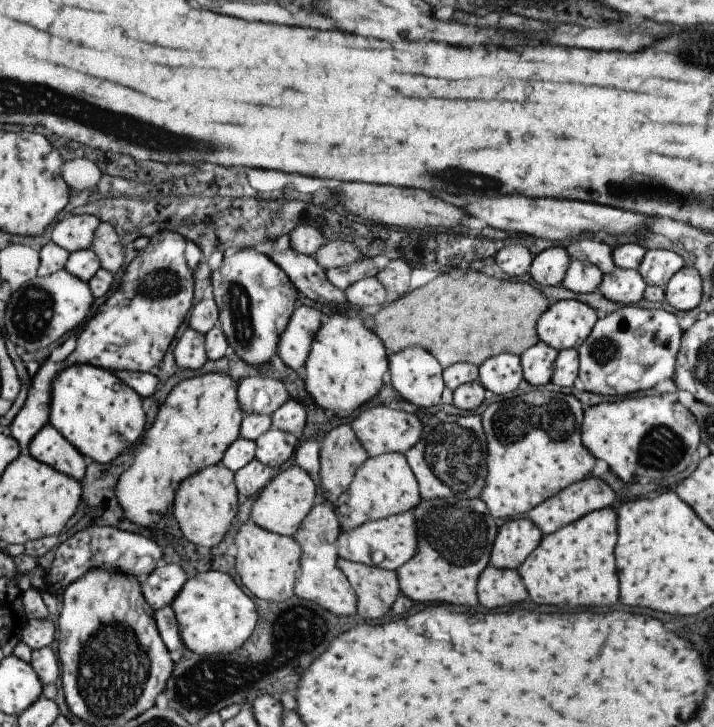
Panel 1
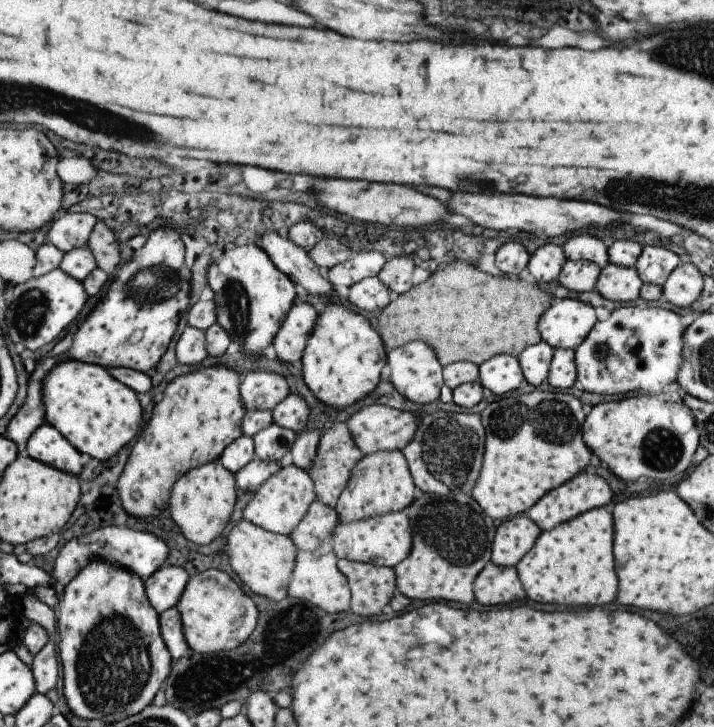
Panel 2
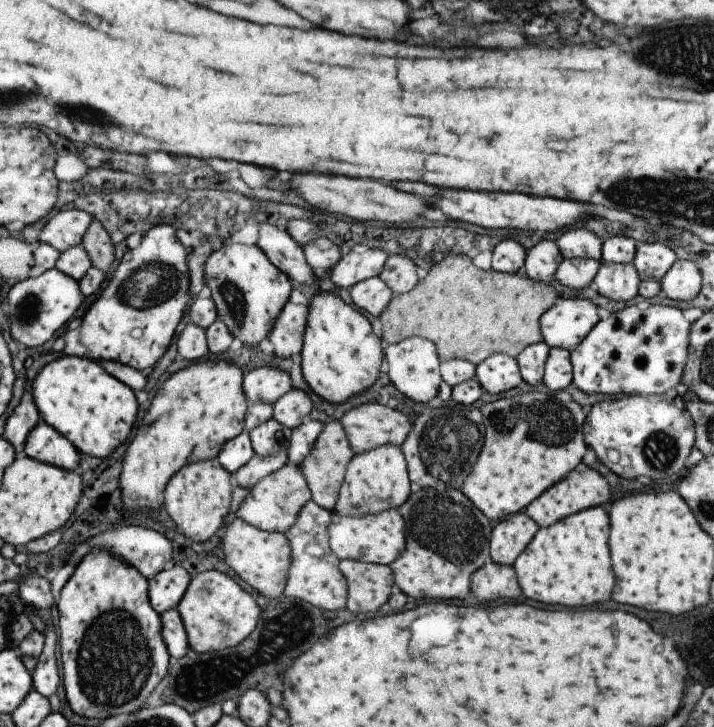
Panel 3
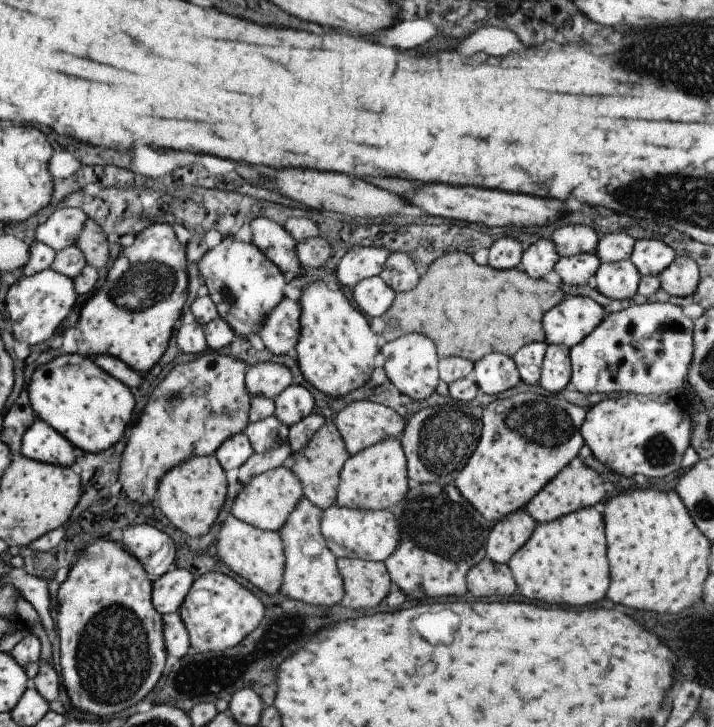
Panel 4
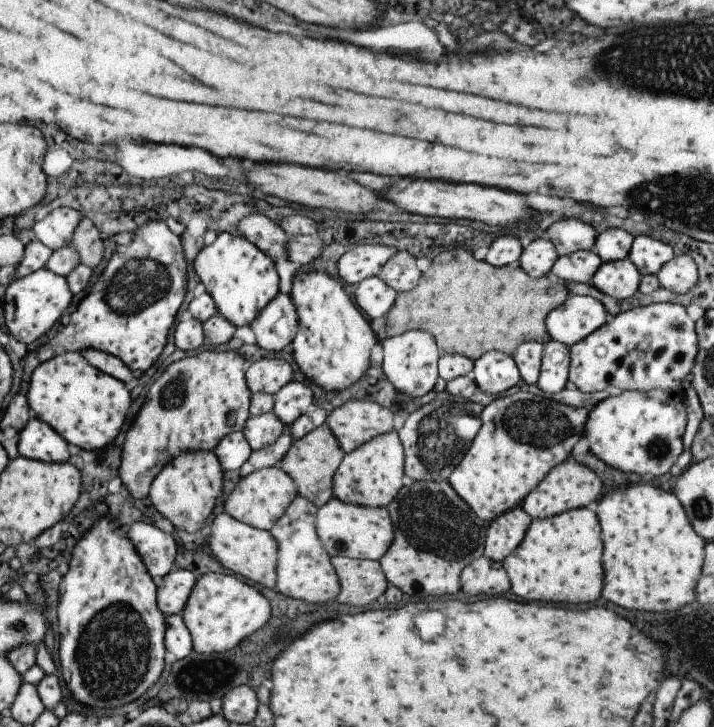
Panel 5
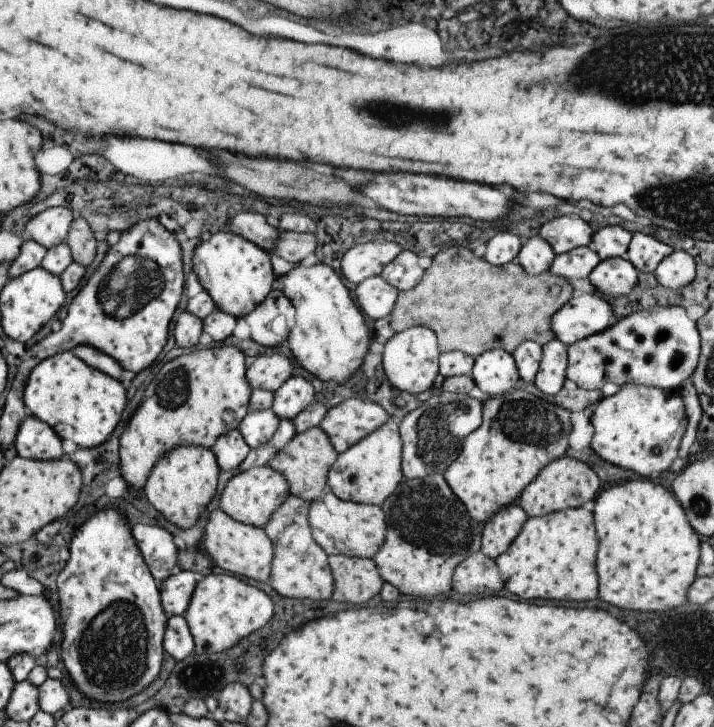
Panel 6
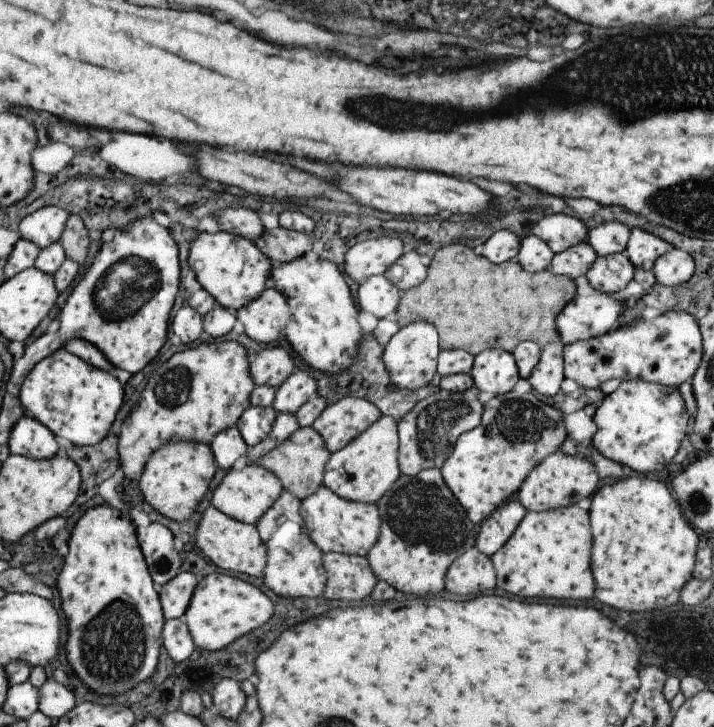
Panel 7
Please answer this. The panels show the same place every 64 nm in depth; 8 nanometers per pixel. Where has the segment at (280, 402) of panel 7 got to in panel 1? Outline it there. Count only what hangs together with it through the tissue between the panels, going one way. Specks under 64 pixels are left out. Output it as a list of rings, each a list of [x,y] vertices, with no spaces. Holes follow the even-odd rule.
[[[287,399],[270,415],[271,429],[292,434],[299,440],[305,428],[306,412],[303,405],[295,399]]]

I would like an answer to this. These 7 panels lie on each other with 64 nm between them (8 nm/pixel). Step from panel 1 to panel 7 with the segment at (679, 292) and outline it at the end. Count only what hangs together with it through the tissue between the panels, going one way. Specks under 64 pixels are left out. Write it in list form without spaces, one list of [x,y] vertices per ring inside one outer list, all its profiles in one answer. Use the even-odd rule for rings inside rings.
[[[673,248],[655,259],[651,272],[657,283],[671,288],[687,282],[695,272],[694,266],[687,252]]]

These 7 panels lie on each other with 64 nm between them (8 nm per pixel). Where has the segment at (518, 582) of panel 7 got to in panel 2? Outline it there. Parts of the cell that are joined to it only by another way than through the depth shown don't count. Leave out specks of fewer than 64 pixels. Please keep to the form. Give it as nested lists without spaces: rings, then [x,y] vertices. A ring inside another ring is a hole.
[[[609,507],[585,511],[548,531],[540,531],[529,552],[514,566],[517,578],[533,602],[559,606],[605,606],[615,600],[617,578],[611,554],[613,521]]]

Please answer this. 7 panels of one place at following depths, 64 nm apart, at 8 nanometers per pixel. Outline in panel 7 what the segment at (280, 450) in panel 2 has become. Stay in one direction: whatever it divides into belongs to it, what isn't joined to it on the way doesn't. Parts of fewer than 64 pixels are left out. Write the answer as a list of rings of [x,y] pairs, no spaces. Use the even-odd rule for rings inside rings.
[[[248,406],[235,423],[243,442],[250,448],[260,443],[271,430],[276,412],[272,407]]]

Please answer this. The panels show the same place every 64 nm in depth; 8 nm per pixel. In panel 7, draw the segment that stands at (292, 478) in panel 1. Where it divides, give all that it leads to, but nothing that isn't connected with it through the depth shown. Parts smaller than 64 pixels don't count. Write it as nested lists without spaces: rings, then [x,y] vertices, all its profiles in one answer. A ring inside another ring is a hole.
[[[257,464],[245,465],[241,470],[229,470],[211,494],[211,507],[236,521],[255,525],[265,511],[277,500],[284,488],[280,480],[266,468]]]

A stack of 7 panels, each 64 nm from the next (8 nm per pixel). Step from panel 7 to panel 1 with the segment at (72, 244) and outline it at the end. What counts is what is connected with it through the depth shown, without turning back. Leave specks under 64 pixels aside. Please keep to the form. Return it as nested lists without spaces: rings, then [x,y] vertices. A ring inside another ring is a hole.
[[[100,222],[94,232],[91,250],[97,255],[100,268],[115,274],[123,264],[123,245],[116,230],[106,222]]]

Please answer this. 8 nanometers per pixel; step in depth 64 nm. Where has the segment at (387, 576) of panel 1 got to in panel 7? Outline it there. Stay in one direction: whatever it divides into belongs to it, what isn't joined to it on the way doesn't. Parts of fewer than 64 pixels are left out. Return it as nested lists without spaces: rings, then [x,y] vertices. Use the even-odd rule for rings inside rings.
[[[323,553],[321,562],[326,574],[325,598],[359,602],[371,594],[378,579],[365,557],[341,553]]]

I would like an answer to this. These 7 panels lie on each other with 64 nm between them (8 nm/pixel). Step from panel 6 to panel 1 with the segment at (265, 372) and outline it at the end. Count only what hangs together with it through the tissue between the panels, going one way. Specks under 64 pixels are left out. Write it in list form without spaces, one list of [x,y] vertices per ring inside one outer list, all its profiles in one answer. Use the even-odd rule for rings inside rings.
[[[253,375],[237,381],[236,399],[243,415],[269,416],[289,395],[281,381]]]

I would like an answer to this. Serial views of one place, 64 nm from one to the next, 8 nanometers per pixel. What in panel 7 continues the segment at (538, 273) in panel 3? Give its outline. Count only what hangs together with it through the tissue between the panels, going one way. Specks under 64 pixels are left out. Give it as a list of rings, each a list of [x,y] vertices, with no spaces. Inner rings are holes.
[[[533,234],[520,239],[517,262],[527,272],[539,272],[539,270],[547,269],[550,266],[553,255],[548,244]]]

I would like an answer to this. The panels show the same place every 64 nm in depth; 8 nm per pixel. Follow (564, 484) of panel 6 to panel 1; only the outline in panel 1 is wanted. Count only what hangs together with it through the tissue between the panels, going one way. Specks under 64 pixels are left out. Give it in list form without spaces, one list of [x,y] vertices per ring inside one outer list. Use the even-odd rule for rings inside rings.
[[[594,474],[570,484],[567,488],[560,490],[558,493],[540,502],[537,506],[534,506],[531,510],[528,510],[527,519],[539,529],[542,535],[548,535],[576,521],[578,518],[586,515],[587,512],[615,507],[616,504],[616,494],[611,490],[611,487],[605,484],[605,481],[601,480],[597,474]]]

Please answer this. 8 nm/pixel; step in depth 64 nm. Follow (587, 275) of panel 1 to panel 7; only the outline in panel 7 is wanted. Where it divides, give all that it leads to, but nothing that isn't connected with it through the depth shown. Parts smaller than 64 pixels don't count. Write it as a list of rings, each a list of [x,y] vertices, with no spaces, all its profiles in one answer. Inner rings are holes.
[[[581,242],[560,253],[555,253],[548,269],[553,274],[563,275],[573,280],[577,276],[583,276],[596,258],[595,251],[587,242]]]

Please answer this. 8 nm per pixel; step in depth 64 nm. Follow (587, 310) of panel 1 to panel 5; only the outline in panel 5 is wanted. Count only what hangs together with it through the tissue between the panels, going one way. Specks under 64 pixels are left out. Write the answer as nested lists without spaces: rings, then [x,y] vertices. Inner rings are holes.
[[[569,294],[563,304],[547,313],[544,327],[551,341],[571,347],[597,330],[607,317],[604,306],[597,299]]]

